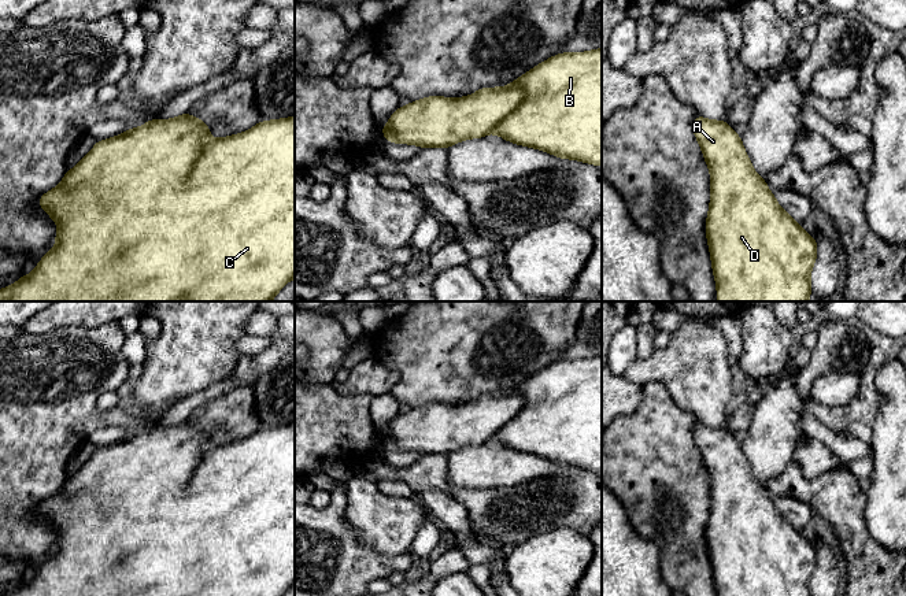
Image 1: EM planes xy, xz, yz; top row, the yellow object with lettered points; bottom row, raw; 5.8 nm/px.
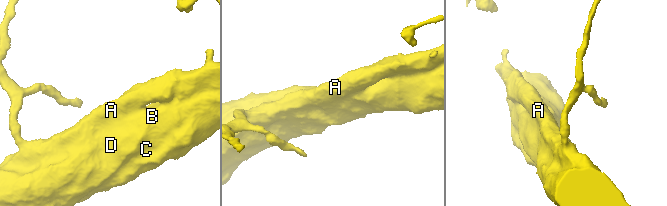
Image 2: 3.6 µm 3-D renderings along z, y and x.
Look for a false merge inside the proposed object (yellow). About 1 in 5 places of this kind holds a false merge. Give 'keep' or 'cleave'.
keep

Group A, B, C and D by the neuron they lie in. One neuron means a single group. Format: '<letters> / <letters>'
A B C D

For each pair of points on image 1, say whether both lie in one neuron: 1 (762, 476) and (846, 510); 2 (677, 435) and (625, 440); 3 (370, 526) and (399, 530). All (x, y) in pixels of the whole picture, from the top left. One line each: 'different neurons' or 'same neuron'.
1: different neurons
2: same neuron
3: same neuron

